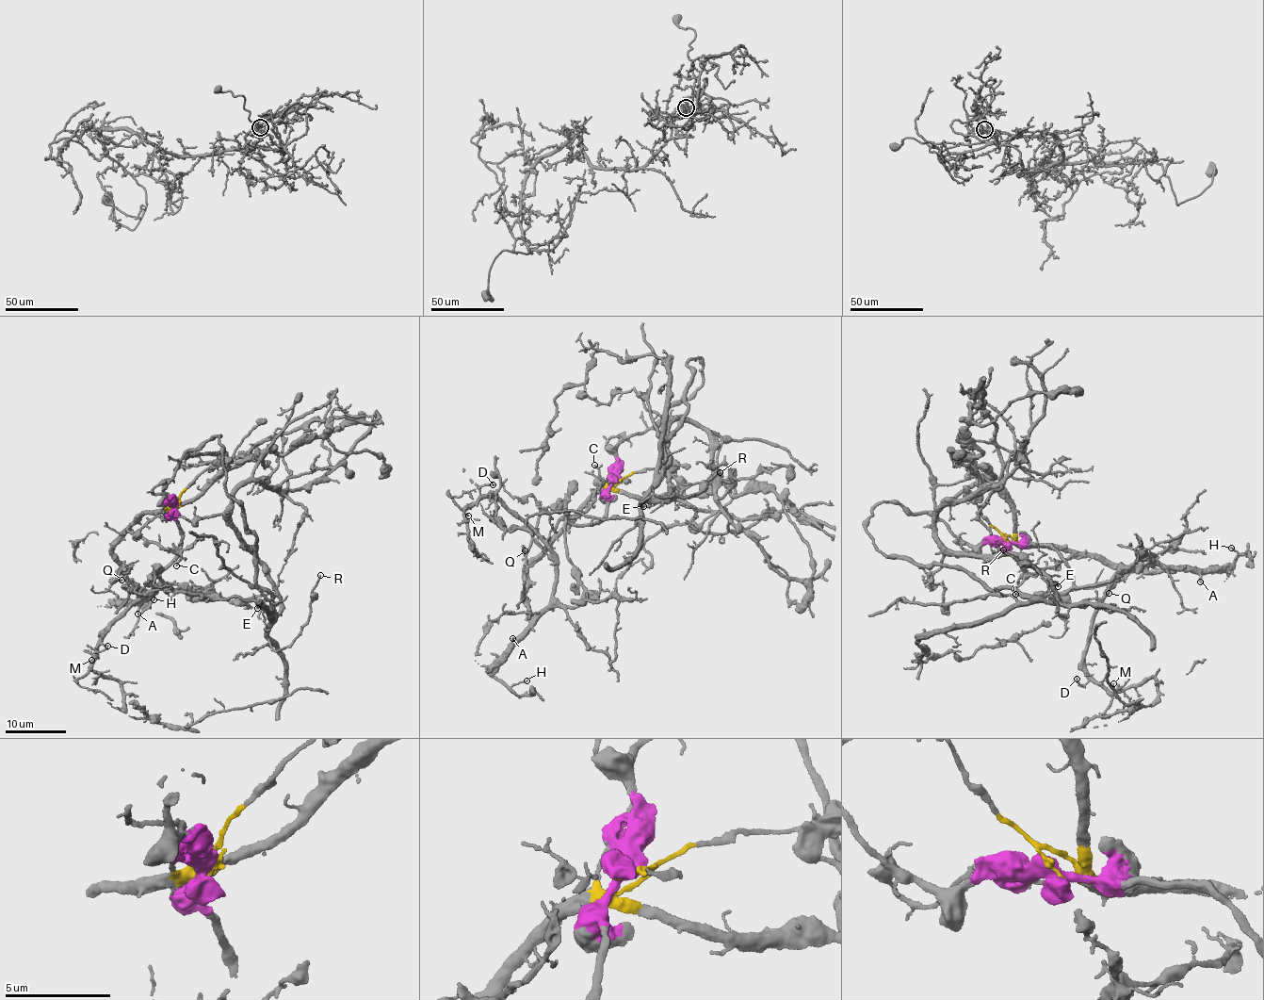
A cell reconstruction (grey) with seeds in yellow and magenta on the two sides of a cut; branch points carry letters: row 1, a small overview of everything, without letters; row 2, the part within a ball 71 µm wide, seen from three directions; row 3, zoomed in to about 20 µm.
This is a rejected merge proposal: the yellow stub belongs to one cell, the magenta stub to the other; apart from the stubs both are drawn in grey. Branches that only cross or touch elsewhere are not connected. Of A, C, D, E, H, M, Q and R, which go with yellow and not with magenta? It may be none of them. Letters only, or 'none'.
A, C, D, H, M, Q

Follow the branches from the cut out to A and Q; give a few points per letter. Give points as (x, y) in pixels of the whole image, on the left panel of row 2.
A: (175, 507), (177, 503), (144, 514), (118, 539), (113, 552), (124, 574), (146, 595), (138, 608), (138, 614)
Q: (175, 507), (177, 503), (144, 514), (118, 539), (113, 552), (123, 566), (123, 571), (117, 570), (121, 580)

